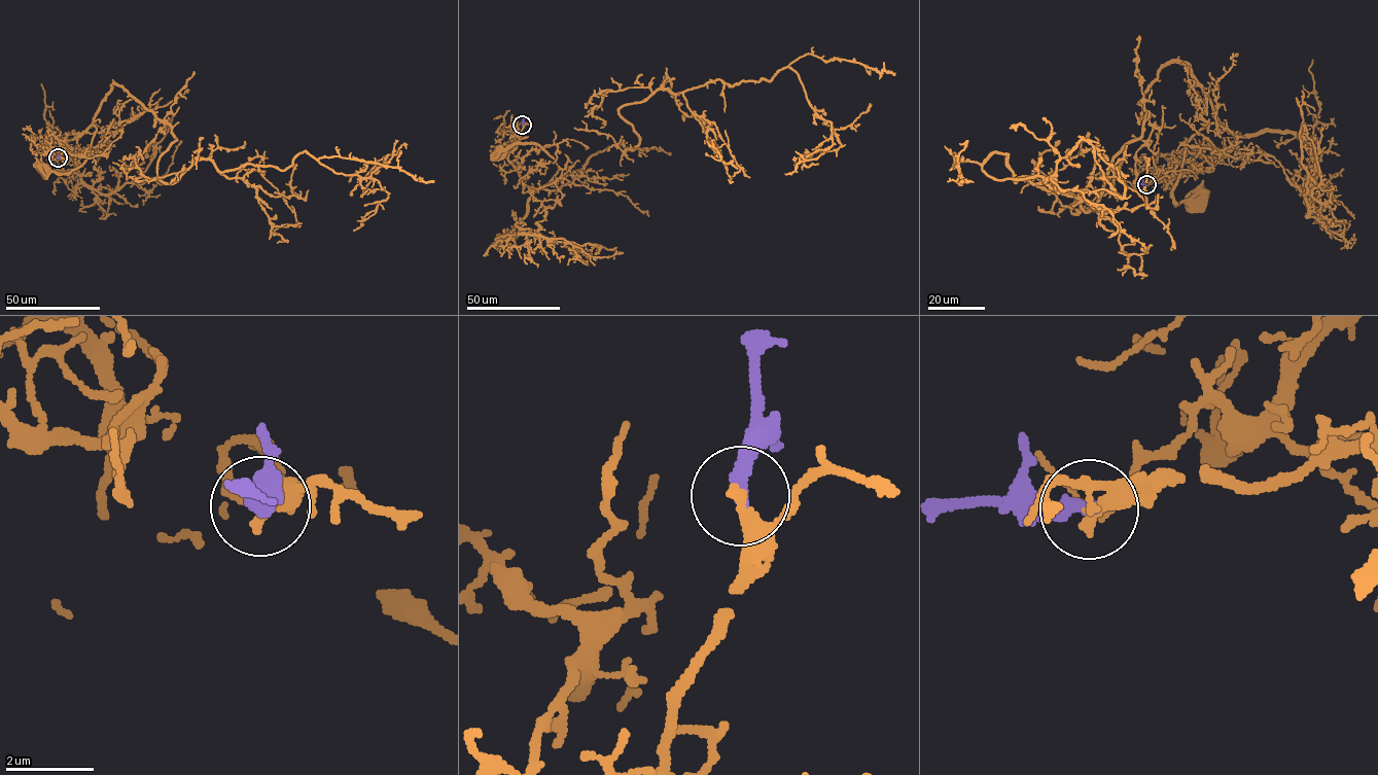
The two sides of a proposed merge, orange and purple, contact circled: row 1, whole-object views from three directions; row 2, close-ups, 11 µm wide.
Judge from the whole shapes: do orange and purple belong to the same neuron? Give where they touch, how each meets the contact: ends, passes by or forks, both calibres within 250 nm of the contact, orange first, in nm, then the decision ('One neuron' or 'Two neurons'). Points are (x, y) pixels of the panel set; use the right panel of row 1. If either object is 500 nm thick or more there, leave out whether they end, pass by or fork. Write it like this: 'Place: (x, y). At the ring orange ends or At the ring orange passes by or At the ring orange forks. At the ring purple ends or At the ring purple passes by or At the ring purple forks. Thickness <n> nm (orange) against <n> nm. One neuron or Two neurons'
Place: (1146, 184). At the ring orange passes by. At the ring purple ends. Thickness 280 nm (orange) against 360 nm. One neuron

